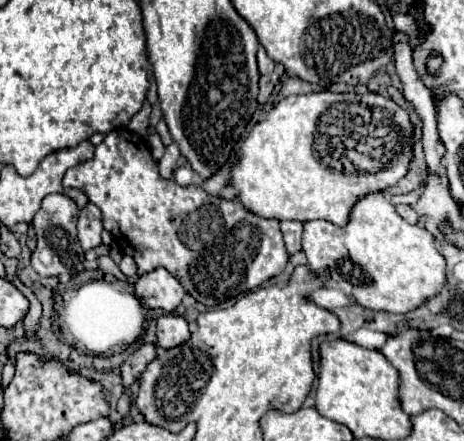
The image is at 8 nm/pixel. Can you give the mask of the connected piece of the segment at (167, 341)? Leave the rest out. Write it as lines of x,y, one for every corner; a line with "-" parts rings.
173,313
173,315
161,317
157,321
157,343
155,343
155,347
173,349
173,347
185,343
189,337
191,337
191,333
187,329
185,317
179,317

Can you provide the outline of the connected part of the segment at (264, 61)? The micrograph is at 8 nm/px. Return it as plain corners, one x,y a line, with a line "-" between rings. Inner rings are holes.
259,47
257,61
259,61
259,71
261,71
261,75
271,75
271,73
273,73
275,63
267,57
267,53
265,53
265,49
263,49
263,47

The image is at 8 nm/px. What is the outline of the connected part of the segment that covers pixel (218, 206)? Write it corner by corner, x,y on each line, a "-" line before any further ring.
115,129
115,131
109,131
109,133
105,135
105,139
101,141
101,145
97,145
93,159
83,161
83,163
79,163
79,165
75,165
75,167
71,167
71,169
65,171
63,185
65,185
65,187
81,189
81,191
87,195
89,203
93,203
93,205
97,205
97,207
101,209
103,227
113,235
113,239
117,241
117,245
121,247
121,251
127,253
127,255
131,255
131,257
135,259
135,263
137,263
137,277
141,277
141,275
145,275
145,273
151,273
151,271
157,269
157,267
165,267
175,279
179,279
179,283
187,289
187,293
189,293
191,297
195,297
197,301
201,301
201,303
207,305
207,307
217,307
217,305
221,305
221,303
225,303
225,301
229,301
229,299
233,299
233,297
243,295
245,291
251,291
251,289
259,287
263,281
267,281
267,279
279,275
279,273
285,269
285,265
287,265
289,255
287,255
287,251
285,251
285,245
283,245
283,237
281,237
281,229
279,229
279,221
277,221
277,219
263,219
263,217
259,217
259,215
247,211
239,201
225,201
225,199
213,197
213,195
205,193
201,187
195,187
195,185
181,187
181,185
177,185
177,183
171,181
171,179
163,179
163,177
159,175
159,165
157,165
157,161
151,157
151,151
149,151
149,147
147,147
147,141
141,139
141,137
137,137
137,135
133,135
133,133
129,133
129,129

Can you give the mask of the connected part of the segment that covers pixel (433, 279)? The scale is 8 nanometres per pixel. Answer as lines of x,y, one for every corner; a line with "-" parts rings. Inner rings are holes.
381,191
357,201
351,209
351,221
345,227
323,219
307,221
303,251
313,271
331,273
325,287
355,295
361,307
375,311
409,313
439,295
447,279
445,257
437,249
435,237
427,229
407,223

